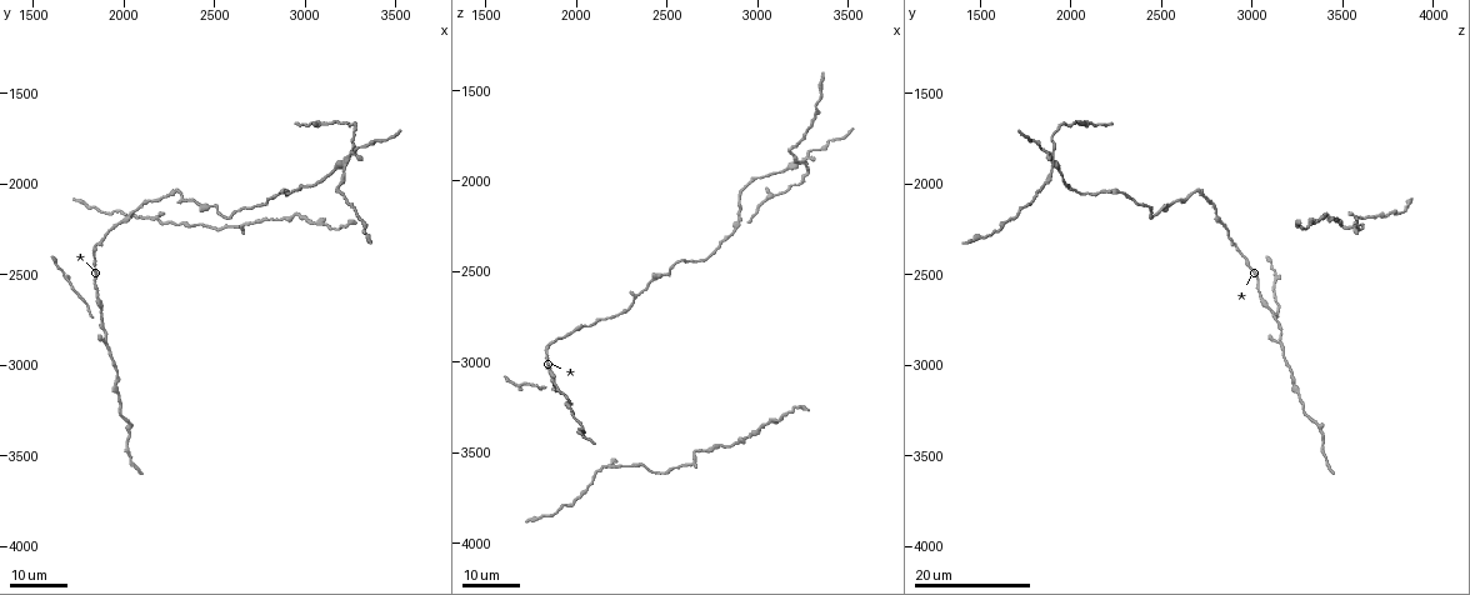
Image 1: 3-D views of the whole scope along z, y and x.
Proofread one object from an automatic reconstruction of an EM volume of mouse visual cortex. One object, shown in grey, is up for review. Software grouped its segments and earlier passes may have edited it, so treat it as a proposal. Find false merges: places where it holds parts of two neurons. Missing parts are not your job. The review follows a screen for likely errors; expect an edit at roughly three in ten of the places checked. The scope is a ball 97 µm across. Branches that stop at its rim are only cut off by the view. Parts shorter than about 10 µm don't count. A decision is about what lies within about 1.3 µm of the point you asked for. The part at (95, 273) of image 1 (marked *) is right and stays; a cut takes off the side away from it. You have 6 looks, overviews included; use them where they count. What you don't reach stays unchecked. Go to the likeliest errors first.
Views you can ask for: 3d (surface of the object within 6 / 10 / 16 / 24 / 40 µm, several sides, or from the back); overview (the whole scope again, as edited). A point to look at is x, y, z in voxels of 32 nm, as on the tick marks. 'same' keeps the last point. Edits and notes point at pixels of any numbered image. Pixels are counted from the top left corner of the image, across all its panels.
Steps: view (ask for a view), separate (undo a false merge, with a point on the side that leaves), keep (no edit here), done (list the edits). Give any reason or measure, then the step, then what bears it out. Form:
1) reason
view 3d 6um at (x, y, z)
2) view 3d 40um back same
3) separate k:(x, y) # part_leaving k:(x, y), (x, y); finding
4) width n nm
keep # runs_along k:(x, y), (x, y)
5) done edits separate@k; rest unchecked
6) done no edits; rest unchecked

three-way junction
view 3d 24um at (1880, 2720, 3120)

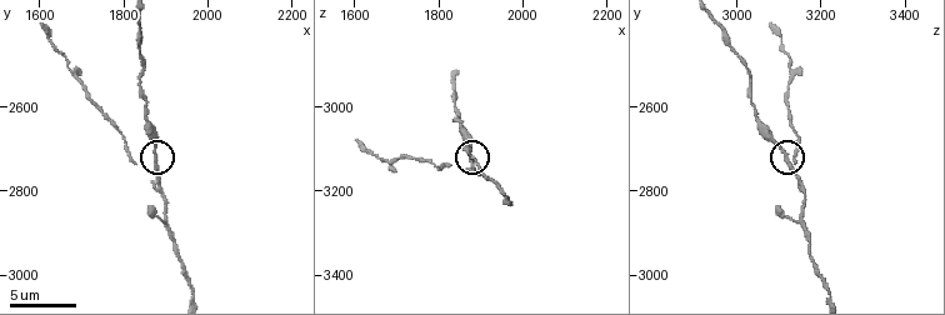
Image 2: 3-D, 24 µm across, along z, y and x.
view 3d 6um at (1880, 2735, 3120)

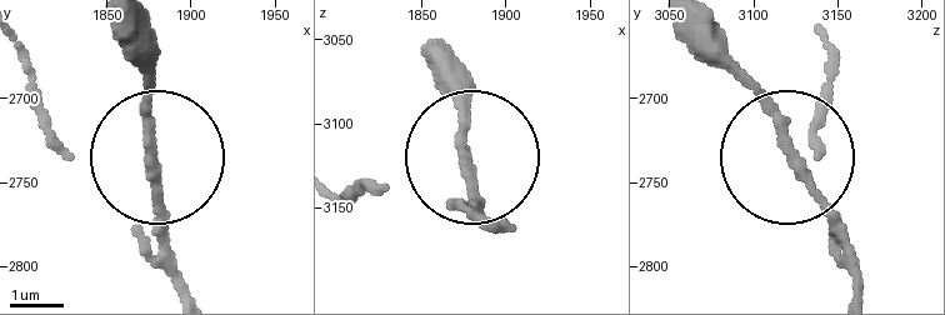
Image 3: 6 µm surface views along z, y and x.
side_arm 35 um; arms 3
keep # continuous, no second neuron

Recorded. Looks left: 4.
sudden change in width
view 3d 24um at (2400, 2100, 2560)

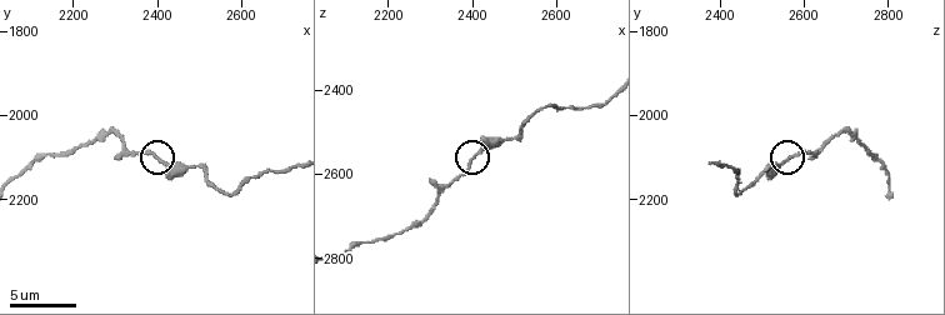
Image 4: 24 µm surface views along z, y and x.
view 3d 6um at (2415, 2115, 2550)

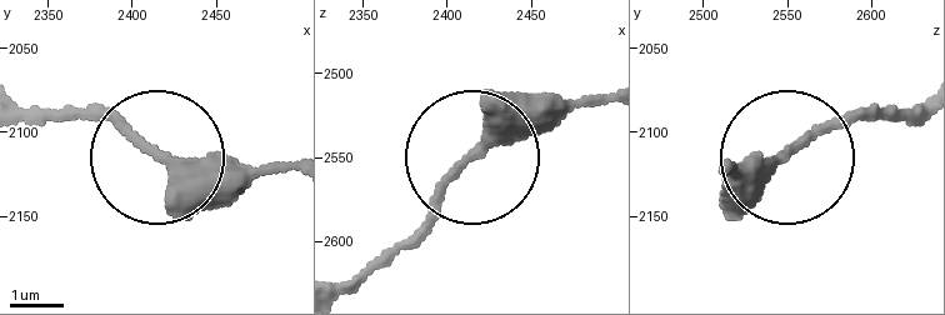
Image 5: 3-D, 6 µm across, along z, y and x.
keep # runs_along 5:(31, 106), (98, 119), (165, 155), (286, 169); all the same neuron

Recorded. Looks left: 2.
done no edits; rest unchecked

